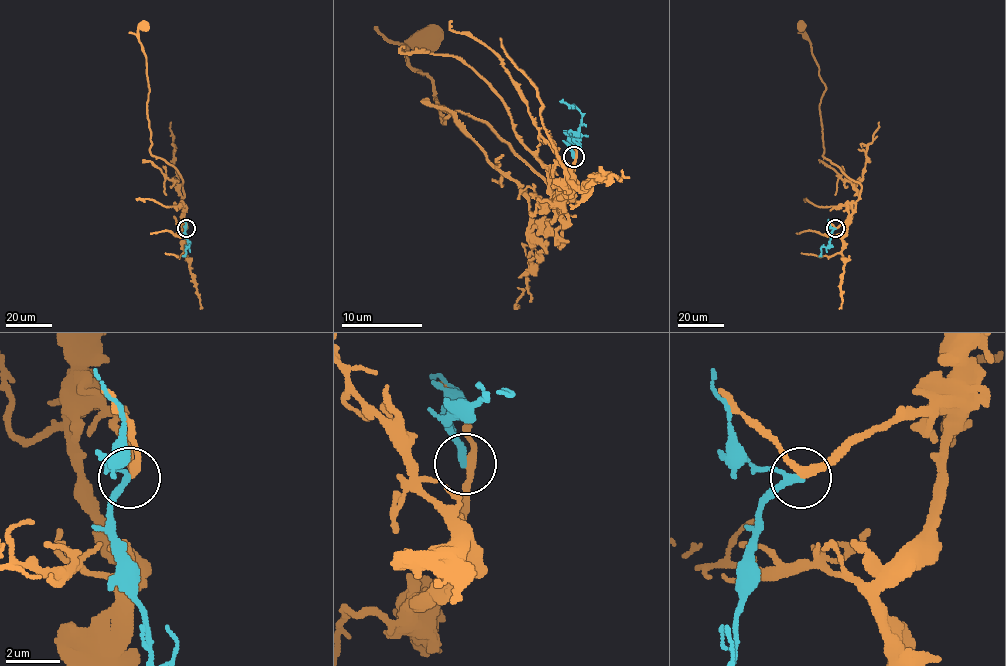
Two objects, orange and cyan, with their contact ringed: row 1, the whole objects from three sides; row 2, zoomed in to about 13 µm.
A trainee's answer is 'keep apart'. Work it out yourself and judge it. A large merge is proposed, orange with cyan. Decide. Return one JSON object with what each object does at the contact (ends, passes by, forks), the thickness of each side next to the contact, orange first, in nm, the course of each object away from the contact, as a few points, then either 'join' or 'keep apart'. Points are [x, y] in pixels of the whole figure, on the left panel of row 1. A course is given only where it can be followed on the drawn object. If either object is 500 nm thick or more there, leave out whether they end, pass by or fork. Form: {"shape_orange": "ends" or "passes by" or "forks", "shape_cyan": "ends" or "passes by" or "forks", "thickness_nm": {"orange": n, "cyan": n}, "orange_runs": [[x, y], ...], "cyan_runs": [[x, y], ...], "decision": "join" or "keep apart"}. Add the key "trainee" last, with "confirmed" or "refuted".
{"shape_orange": "passes by", "shape_cyan": "passes by", "thickness_nm": {"orange": 240, "cyan": 200}, "orange_runs": [[186, 228], [183, 220], [181, 175], [150, 151], [147, 114], [149, 90], [146, 57], [138, 32], [145, 26]], "cyan_runs": [[186, 228], [189, 246], [183, 256]], "decision": "keep apart", "trainee": "confirmed"}

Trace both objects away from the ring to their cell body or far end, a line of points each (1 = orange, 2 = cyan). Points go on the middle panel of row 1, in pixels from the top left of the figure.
1: (574, 157), (560, 248), (554, 191), (485, 123), (437, 101), (443, 123), (405, 52), (429, 38)
2: (574, 157), (568, 145), (580, 137), (582, 113), (562, 99)

